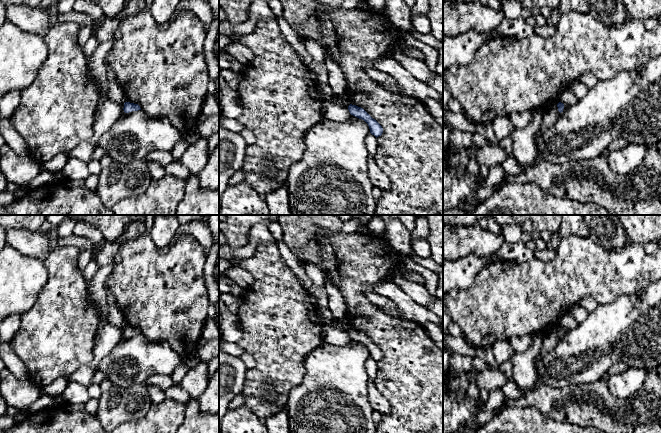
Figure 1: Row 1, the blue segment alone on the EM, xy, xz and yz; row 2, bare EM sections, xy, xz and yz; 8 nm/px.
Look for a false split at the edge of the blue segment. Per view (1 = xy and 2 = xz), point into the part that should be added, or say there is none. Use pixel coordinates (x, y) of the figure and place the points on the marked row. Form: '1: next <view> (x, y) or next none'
1: next none
2: next none

